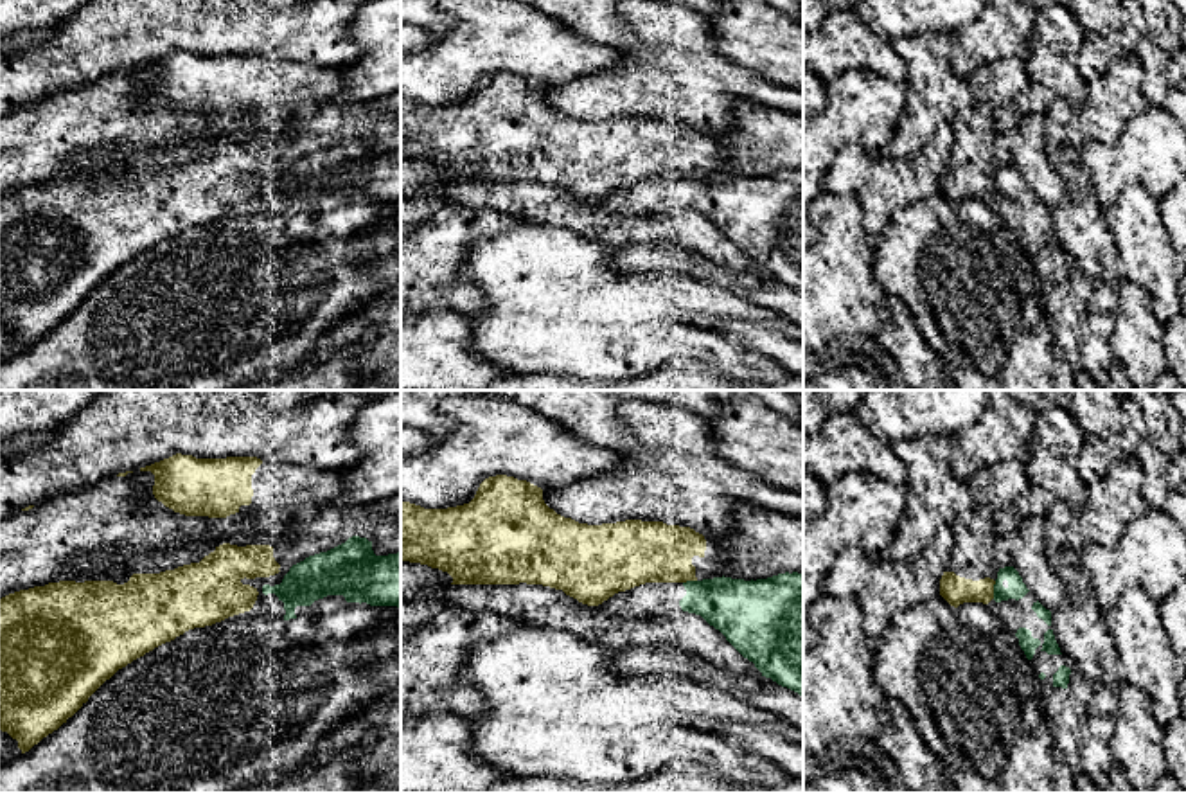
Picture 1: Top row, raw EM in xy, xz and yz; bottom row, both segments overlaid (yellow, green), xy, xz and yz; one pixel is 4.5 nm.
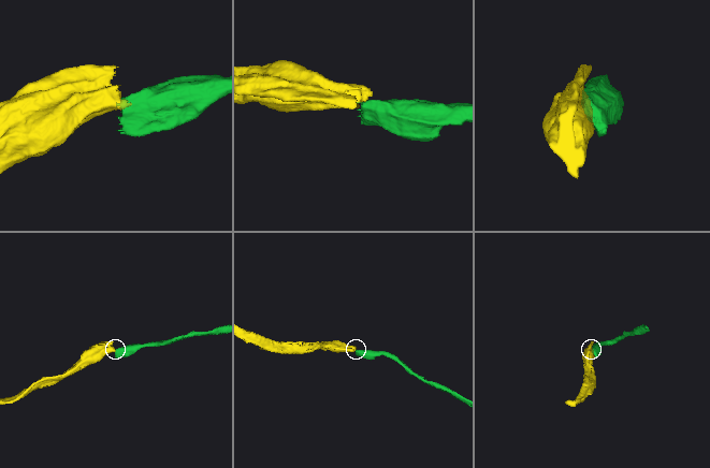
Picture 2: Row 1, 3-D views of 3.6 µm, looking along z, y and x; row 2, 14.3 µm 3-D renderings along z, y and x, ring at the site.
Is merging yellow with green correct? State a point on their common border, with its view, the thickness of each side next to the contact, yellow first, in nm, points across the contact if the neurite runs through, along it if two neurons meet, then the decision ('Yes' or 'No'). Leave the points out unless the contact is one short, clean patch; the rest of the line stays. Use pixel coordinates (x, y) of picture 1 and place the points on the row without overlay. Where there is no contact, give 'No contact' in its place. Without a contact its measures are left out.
Touches yellow at yz (992, 187). Thickness 130 nm (yellow) against 80 nm. No

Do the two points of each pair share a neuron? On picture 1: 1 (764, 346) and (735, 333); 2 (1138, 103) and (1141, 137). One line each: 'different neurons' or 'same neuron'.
1: same neuron
2: different neurons

